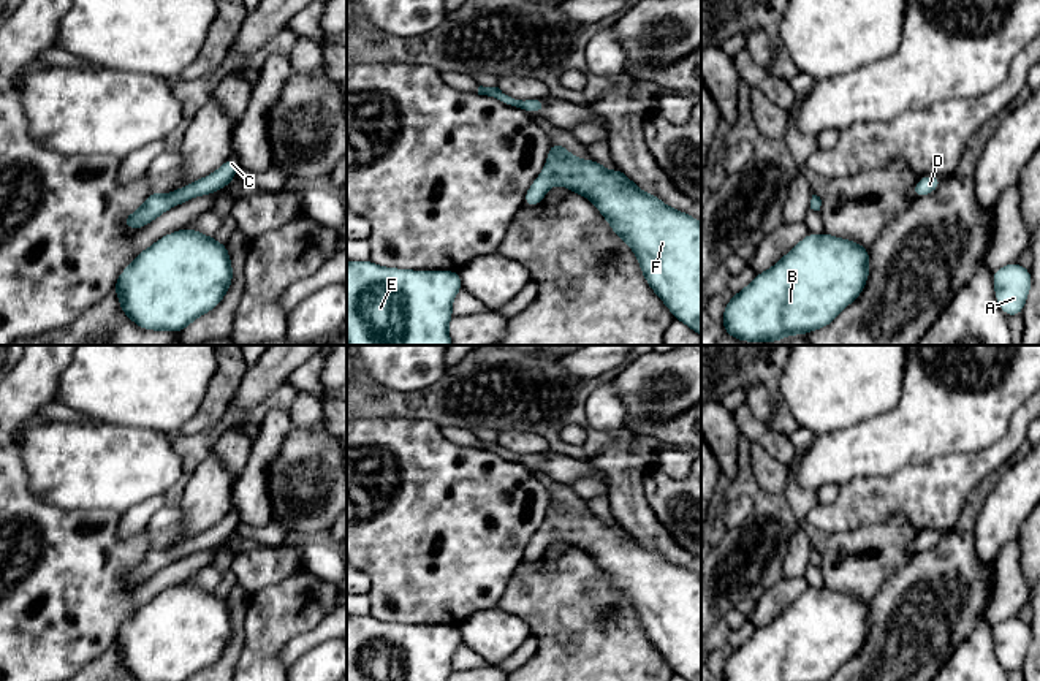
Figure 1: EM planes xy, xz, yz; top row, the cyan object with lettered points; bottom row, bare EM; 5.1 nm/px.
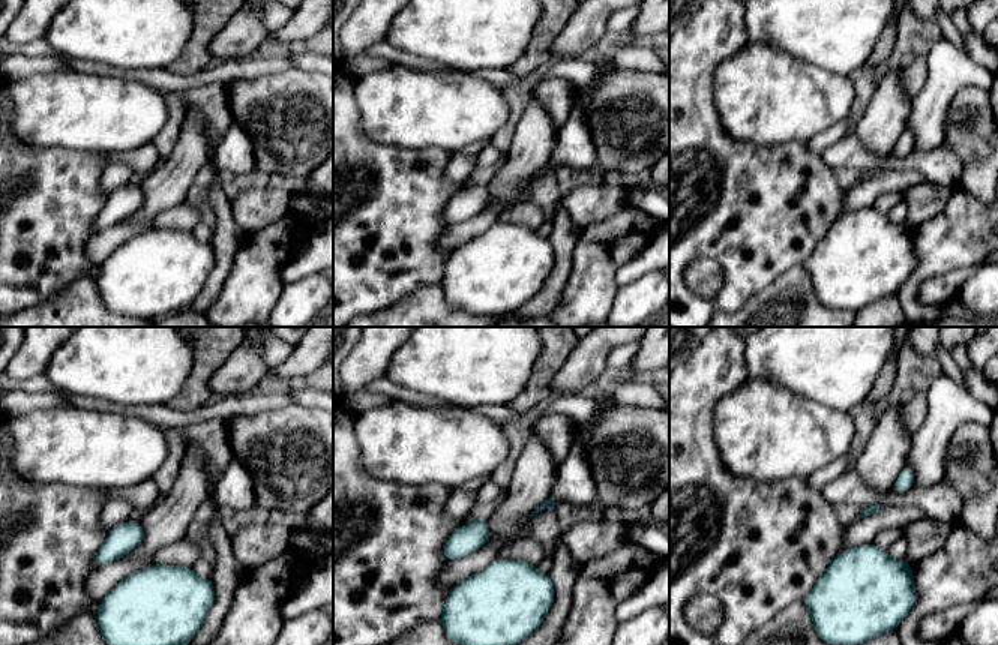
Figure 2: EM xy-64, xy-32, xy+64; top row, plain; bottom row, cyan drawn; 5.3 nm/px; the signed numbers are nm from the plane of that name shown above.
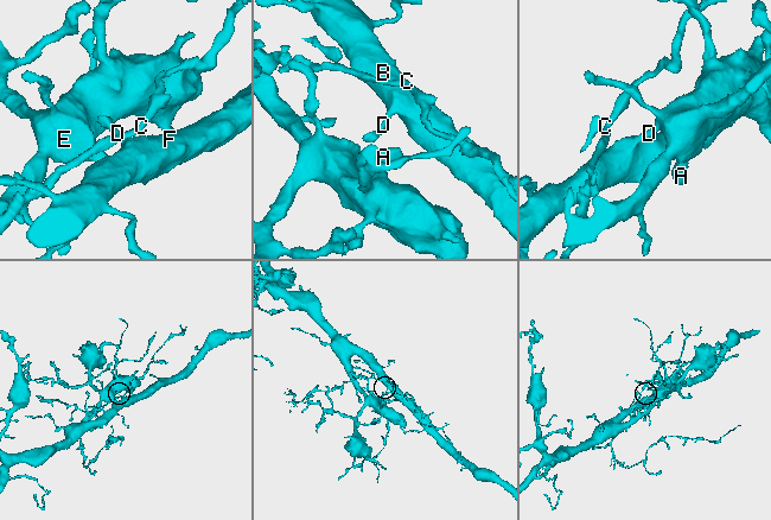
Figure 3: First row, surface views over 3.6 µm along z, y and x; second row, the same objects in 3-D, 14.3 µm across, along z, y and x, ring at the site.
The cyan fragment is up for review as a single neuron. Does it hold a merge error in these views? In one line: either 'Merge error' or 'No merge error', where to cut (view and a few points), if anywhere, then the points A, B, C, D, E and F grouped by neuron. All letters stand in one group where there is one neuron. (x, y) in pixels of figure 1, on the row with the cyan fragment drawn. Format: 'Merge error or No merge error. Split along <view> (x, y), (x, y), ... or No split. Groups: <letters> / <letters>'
No merge error. No split. Groups: A B C D E F

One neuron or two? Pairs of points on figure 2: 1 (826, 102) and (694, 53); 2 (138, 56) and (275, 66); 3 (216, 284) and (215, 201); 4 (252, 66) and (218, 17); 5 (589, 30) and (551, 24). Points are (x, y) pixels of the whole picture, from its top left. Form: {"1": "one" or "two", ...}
{"1": "two", "2": "two", "3": "one", "4": "two", "5": "two"}

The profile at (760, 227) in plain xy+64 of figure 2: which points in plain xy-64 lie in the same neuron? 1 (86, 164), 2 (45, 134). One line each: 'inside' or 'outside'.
1: inside
2: outside

